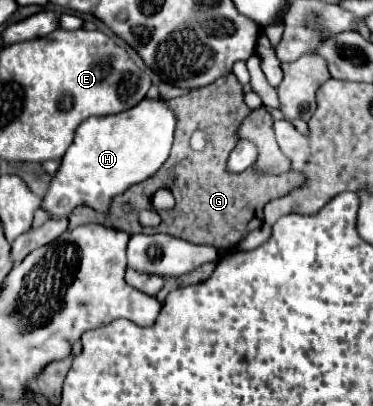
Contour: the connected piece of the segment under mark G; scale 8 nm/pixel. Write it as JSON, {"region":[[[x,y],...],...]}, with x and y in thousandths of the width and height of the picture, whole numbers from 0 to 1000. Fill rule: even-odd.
{"region":[[[625,180],[587,190],[555,214],[517,219],[491,239],[453,244],[448,254],[480,283],[480,313],[469,323],[469,352],[448,401],[437,401],[437,411],[405,441],[389,441],[383,451],[346,461],[330,480],[314,480],[287,525],[265,525],[228,505],[201,510],[185,530],[185,564],[223,549],[271,549],[351,579],[378,574],[389,564],[378,564],[367,544],[373,515],[405,515],[410,475],[421,466],[453,466],[469,480],[469,510],[432,520],[432,554],[421,559],[421,574],[475,579],[528,603],[625,608],[678,564],[684,520],[705,520],[727,490],[764,485],[775,470],[818,451],[818,436],[802,421],[775,421],[759,431],[710,431],[678,411],[646,426],[609,421],[609,387],[641,347],[635,318],[673,278],[651,249],[651,209]],[[335,500],[357,505],[351,525],[330,525],[324,505]]]}

